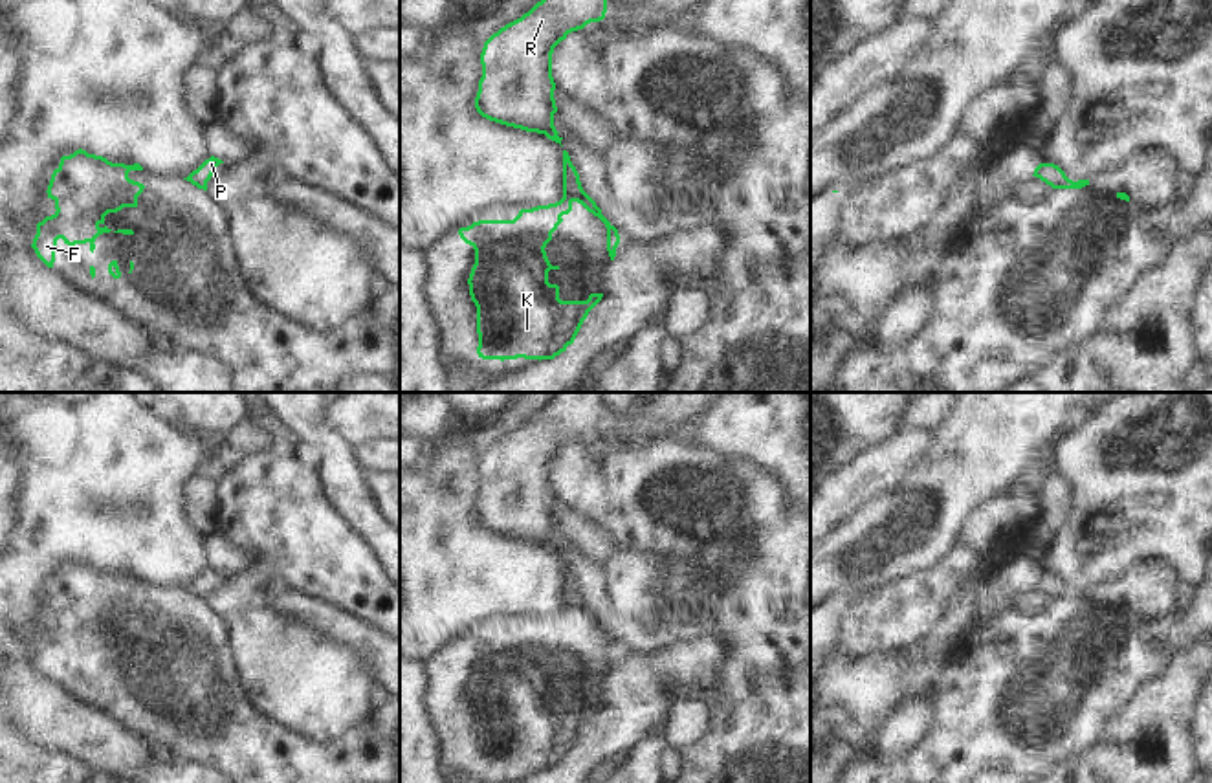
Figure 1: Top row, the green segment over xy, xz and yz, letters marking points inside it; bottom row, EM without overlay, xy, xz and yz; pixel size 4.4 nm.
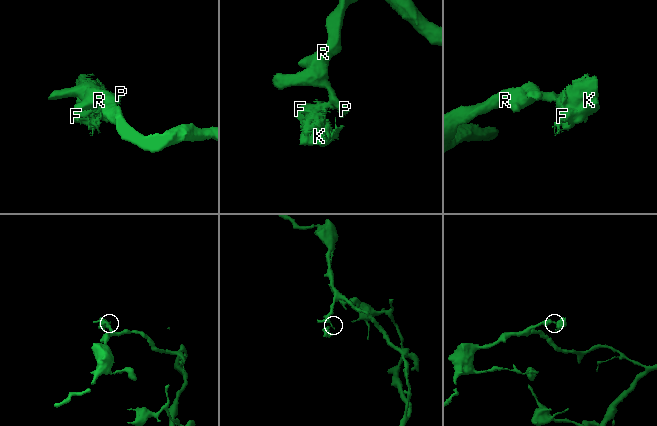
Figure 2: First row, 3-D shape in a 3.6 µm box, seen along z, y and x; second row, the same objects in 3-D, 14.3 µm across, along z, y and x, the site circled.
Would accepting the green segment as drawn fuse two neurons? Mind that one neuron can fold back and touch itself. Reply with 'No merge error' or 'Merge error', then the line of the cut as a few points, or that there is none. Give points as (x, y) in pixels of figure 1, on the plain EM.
Merge error. Split along yz (1068, 589), (1053, 598)

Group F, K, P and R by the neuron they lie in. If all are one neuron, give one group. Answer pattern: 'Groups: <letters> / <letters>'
Groups: F K / P R

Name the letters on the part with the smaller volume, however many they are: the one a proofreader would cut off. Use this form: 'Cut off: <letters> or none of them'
Cut off: F, K

